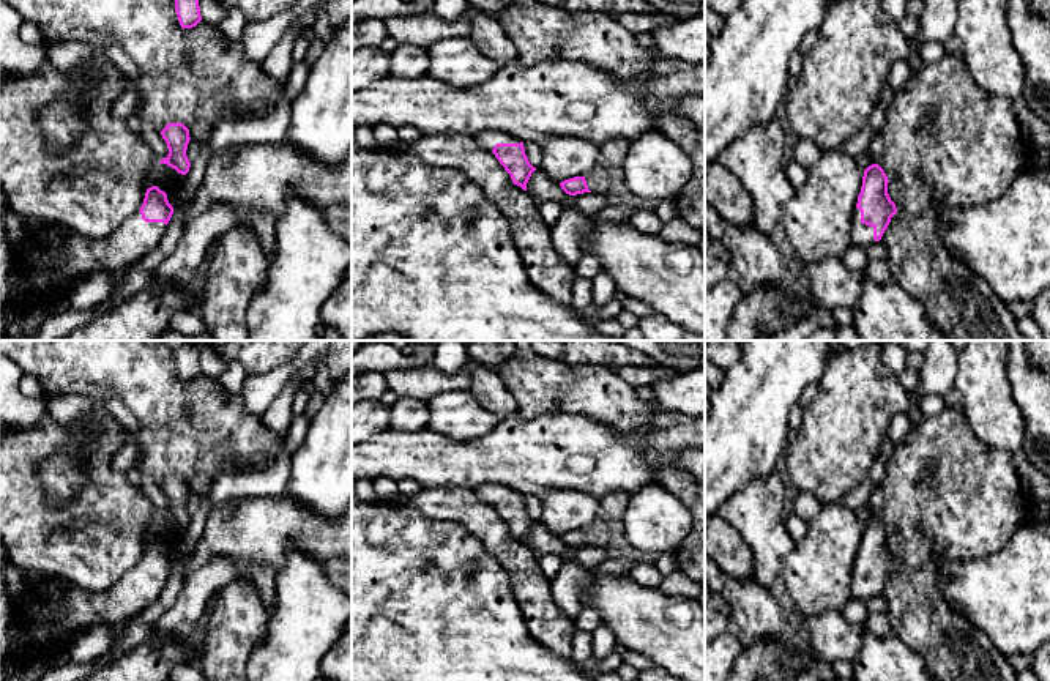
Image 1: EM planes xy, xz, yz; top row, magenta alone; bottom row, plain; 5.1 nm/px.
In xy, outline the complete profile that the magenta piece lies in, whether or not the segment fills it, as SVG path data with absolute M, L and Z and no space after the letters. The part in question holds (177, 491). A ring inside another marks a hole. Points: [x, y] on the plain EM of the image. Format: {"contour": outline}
{"contour": "M169 476L161 484L161 489L167 497L169 508L159 515L167 517L181 528L186 528L191 520L191 515L186 509L188 497L191 493L189 482L183 476Z"}

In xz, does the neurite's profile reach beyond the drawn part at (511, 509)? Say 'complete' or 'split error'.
split error

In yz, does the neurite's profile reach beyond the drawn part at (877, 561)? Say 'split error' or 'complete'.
split error

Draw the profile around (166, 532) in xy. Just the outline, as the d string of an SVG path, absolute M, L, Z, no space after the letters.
M158 517L155 522L148 527L147 536L145 536L145 545L151 539L158 539L161 544L167 547L169 556L173 560L173 566L177 566L181 553L180 545L184 539L186 528L178 527L175 522L169 520L167 517Z

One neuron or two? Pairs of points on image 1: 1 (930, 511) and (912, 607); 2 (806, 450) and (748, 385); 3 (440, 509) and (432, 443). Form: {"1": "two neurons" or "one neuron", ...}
{"1": "one neuron", "2": "two neurons", "3": "two neurons"}

